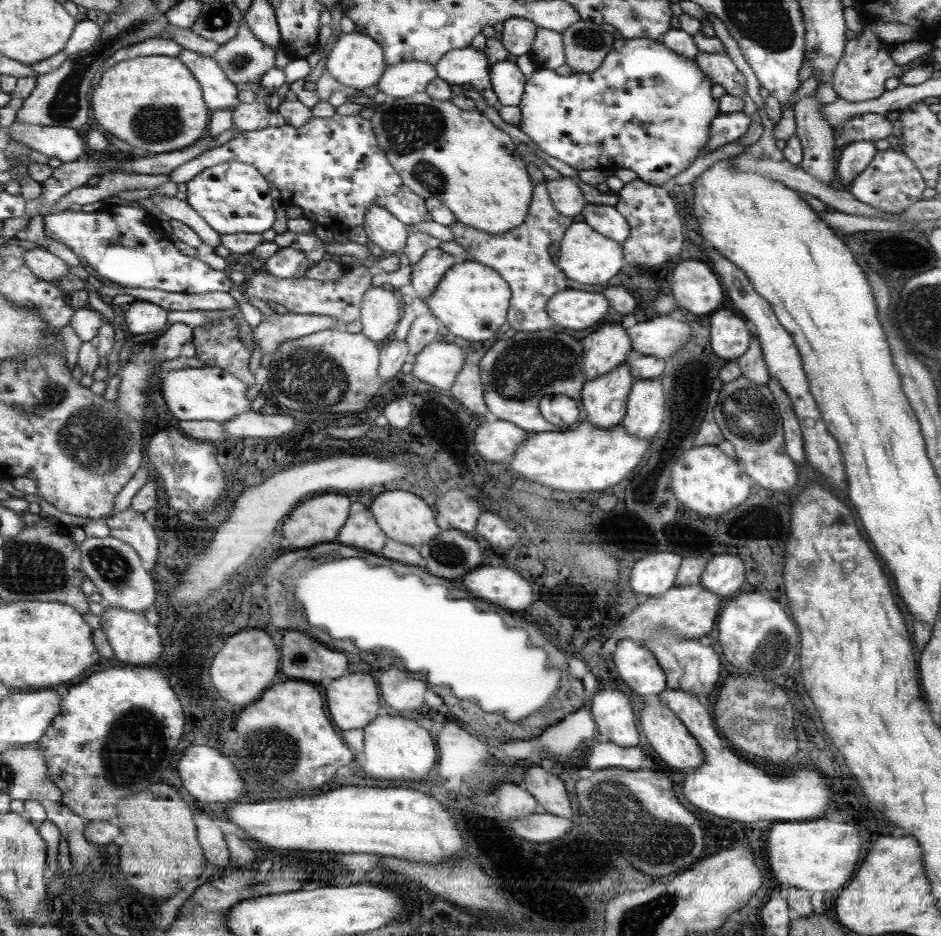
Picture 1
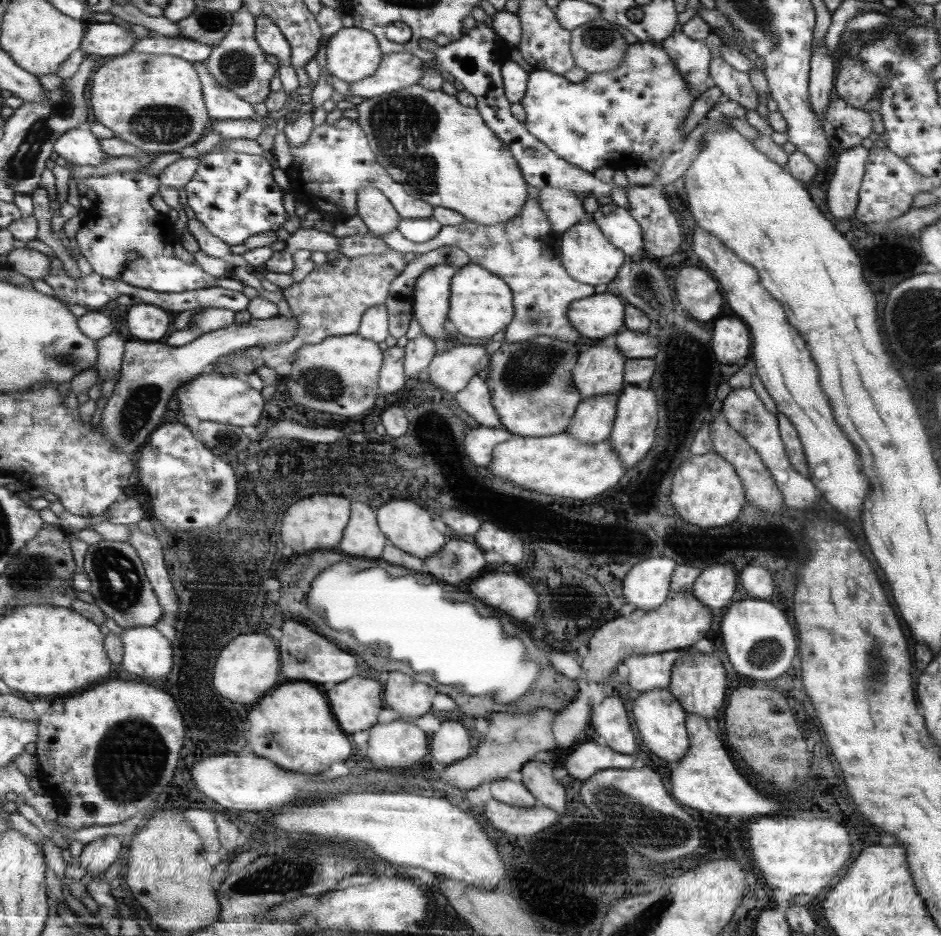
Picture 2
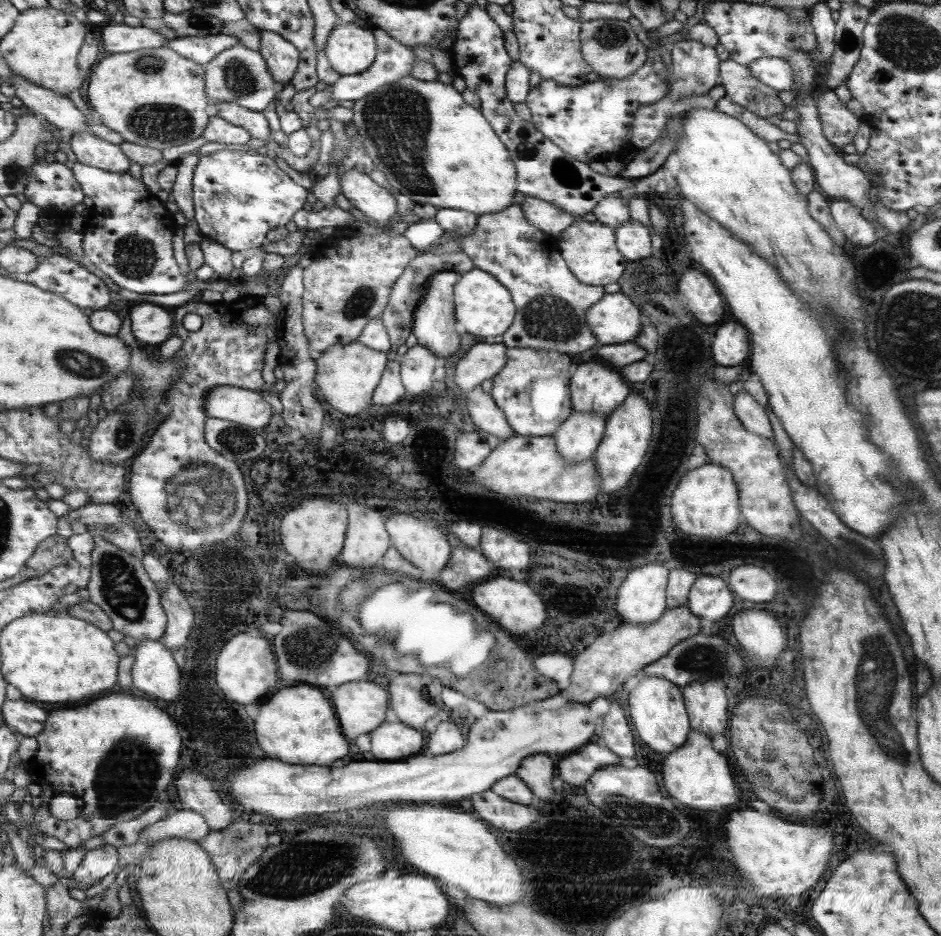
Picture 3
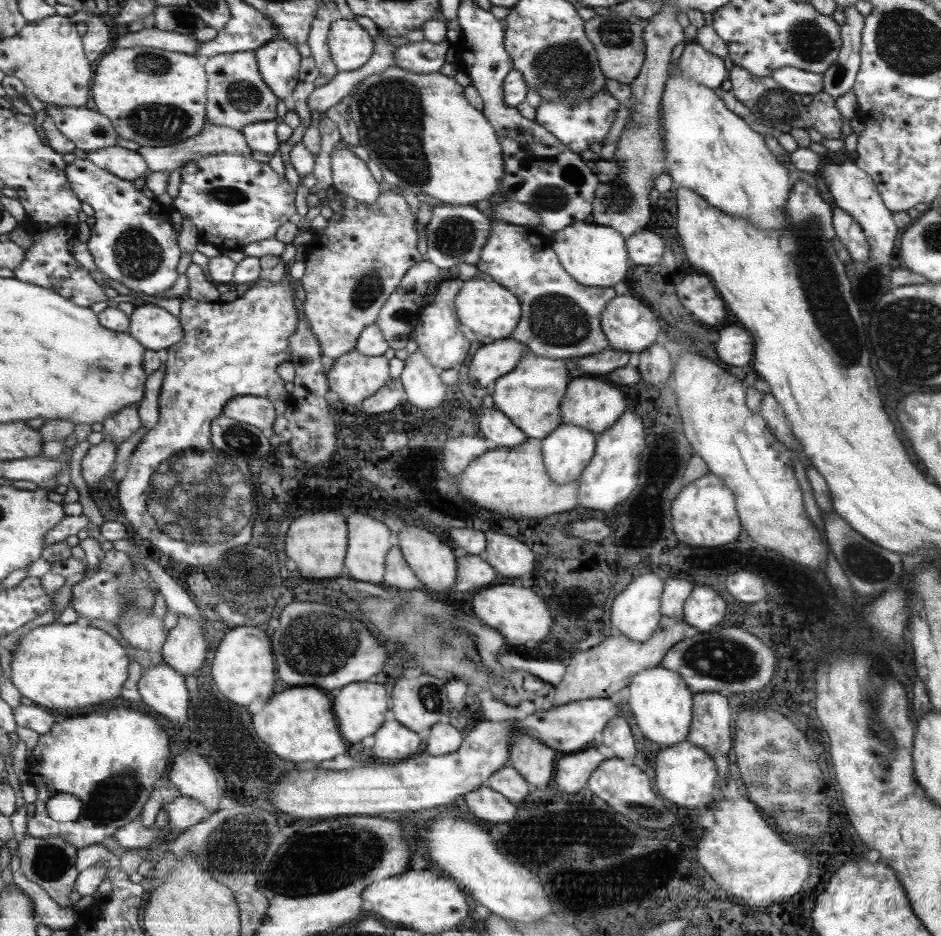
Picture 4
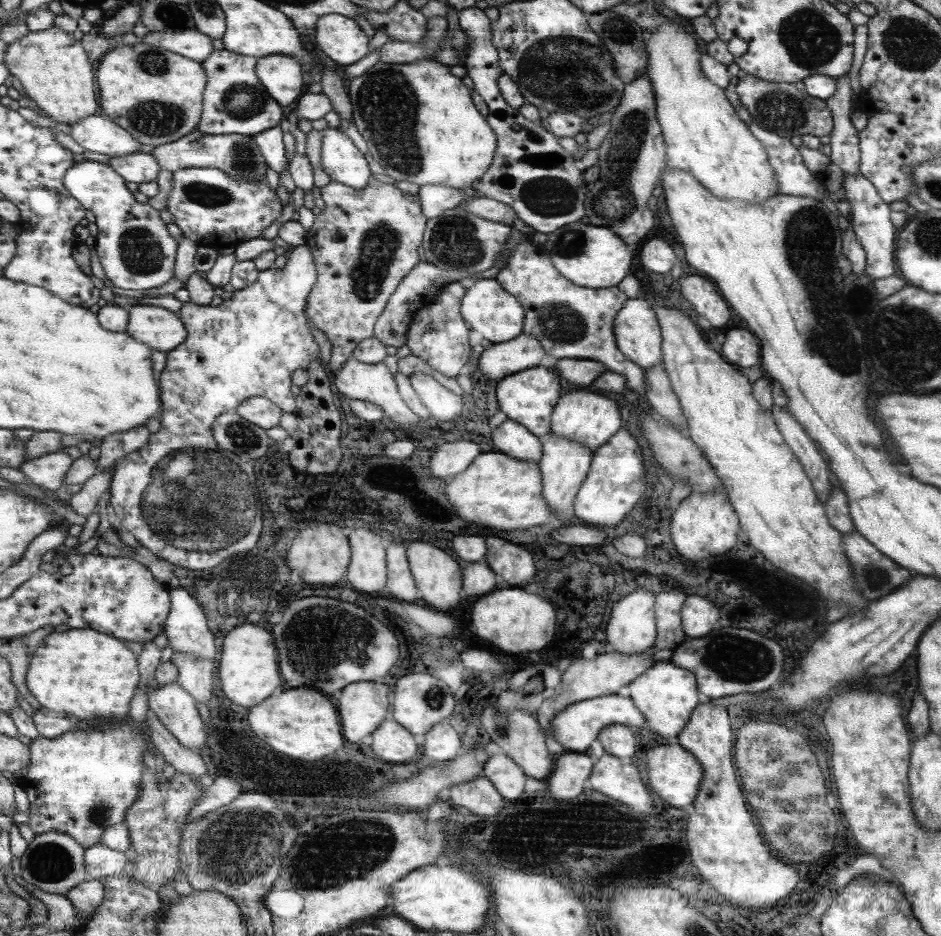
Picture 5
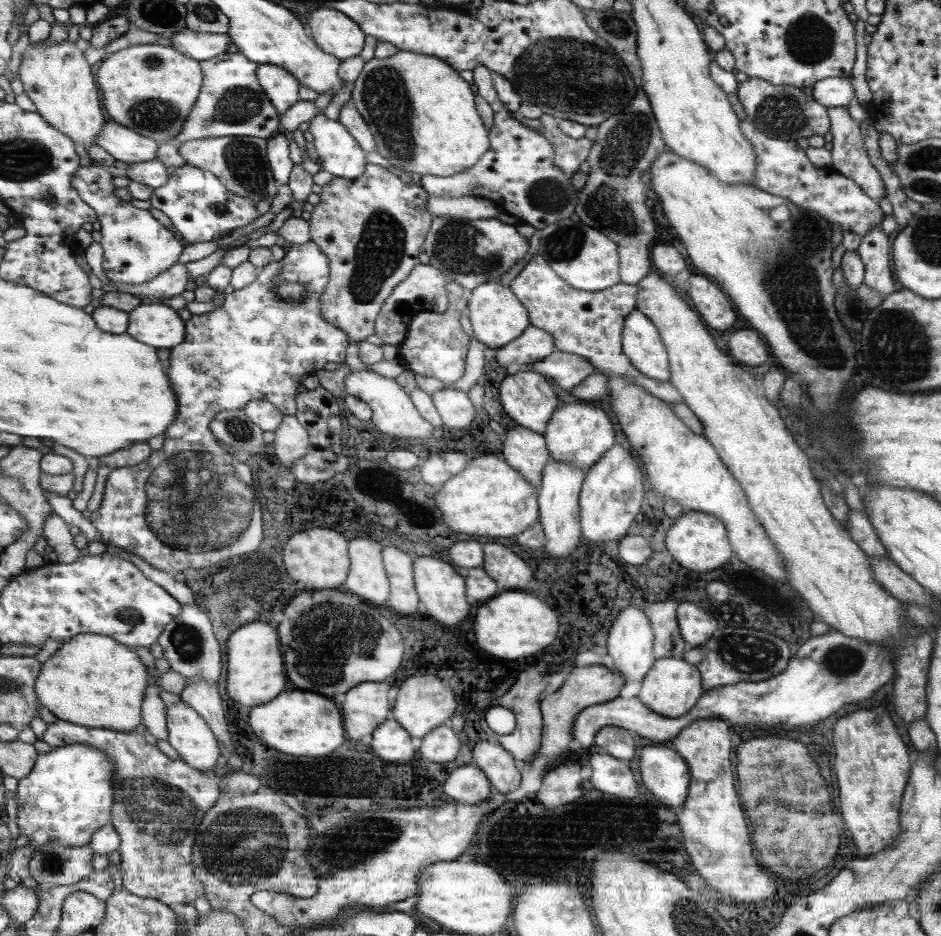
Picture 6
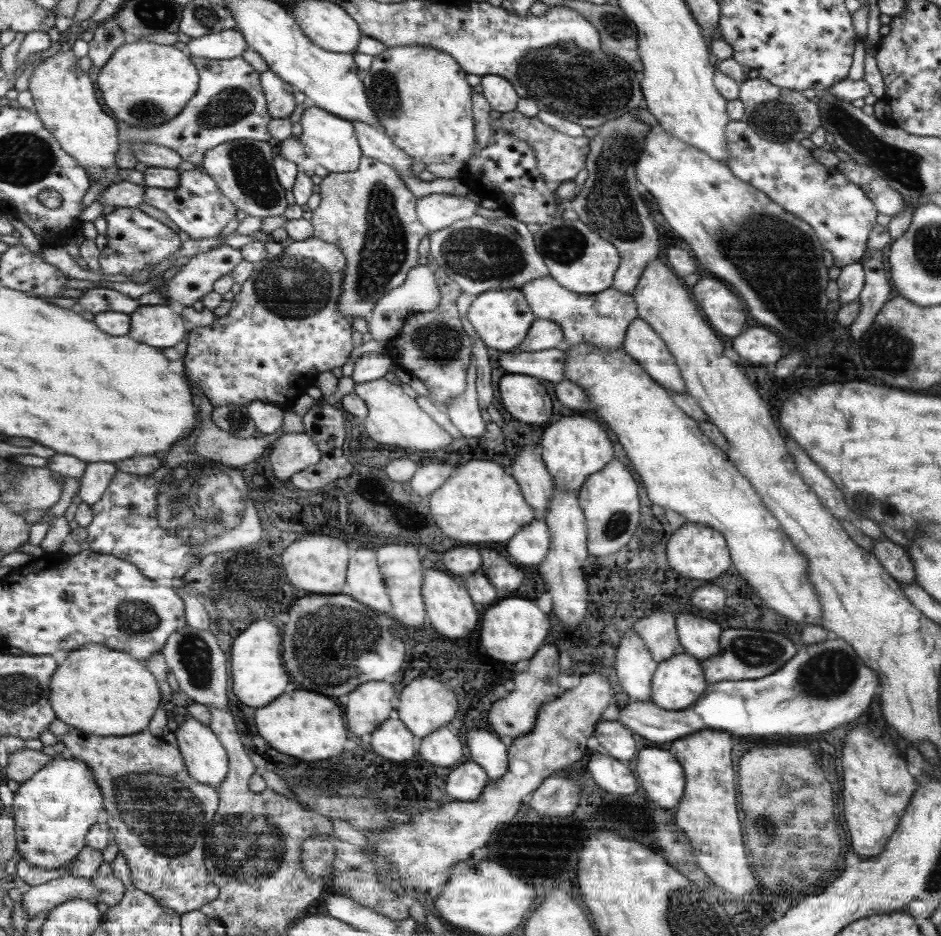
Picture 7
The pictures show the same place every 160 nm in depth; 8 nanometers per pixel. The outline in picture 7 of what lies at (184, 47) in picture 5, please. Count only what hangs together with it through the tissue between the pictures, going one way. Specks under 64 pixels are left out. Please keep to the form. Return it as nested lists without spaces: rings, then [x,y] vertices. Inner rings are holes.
[[[237,29],[191,39],[187,45],[192,56],[217,61],[239,58],[249,47],[247,38]]]

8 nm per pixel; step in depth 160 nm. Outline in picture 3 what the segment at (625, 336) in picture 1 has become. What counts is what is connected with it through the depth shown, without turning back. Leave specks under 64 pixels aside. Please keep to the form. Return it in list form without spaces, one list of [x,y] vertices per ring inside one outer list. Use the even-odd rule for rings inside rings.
[[[598,359],[576,365],[570,380],[571,404],[575,412],[608,416],[629,395],[621,376]]]

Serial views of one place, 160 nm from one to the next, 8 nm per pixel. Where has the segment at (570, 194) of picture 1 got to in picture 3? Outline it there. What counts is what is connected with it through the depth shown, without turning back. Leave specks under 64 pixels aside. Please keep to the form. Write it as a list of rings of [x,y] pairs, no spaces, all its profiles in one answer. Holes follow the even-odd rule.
[[[525,197],[519,206],[535,228],[548,235],[559,236],[563,230],[571,226],[575,219],[571,213],[561,210],[549,201],[539,200],[535,197]]]

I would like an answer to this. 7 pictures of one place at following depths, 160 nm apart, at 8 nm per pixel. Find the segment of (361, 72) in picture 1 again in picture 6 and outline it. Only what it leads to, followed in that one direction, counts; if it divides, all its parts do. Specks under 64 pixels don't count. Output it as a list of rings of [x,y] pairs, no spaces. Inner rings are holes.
[[[323,8],[305,19],[317,45],[339,60],[355,58],[363,52],[367,34],[345,13]]]

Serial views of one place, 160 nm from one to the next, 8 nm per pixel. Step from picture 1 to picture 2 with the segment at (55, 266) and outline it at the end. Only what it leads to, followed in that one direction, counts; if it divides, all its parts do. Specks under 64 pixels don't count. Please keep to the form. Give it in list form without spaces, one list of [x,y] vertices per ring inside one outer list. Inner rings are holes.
[[[30,245],[13,250],[7,255],[6,265],[33,281],[44,281],[51,274],[49,252],[41,246]]]

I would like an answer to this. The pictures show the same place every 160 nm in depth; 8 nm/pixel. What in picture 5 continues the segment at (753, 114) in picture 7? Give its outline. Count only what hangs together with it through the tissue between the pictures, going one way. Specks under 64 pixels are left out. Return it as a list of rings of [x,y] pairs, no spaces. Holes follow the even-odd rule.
[[[742,74],[738,76],[734,91],[751,115],[751,122],[777,136],[787,139],[795,136],[801,137],[803,134],[822,137],[833,131],[833,113],[826,105],[826,101],[795,89],[792,83],[772,83],[756,76]]]

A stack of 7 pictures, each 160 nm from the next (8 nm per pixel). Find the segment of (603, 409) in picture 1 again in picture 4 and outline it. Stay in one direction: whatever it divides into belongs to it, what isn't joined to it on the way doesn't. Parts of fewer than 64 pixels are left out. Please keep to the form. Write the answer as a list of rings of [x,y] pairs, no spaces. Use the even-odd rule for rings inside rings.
[[[563,422],[541,441],[542,460],[554,484],[571,484],[578,480],[597,446],[594,432]]]

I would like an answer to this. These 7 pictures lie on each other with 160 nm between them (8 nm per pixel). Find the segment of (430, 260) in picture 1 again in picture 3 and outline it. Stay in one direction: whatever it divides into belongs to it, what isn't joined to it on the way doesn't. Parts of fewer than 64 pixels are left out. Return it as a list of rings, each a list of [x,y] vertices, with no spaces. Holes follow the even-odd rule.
[[[437,271],[427,278],[425,294],[420,298],[413,311],[411,333],[416,337],[416,344],[430,350],[433,355],[447,356],[459,348],[459,336],[453,328],[454,317],[454,285],[461,279],[459,273],[453,271]]]

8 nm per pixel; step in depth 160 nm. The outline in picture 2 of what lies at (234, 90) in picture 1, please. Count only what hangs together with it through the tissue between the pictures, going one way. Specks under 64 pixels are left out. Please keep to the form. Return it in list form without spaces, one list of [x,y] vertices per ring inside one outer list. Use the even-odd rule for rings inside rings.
[[[195,62],[194,66],[202,78],[208,111],[215,120],[241,120],[256,115],[253,103],[247,102],[242,96],[219,83],[209,72],[208,64]]]

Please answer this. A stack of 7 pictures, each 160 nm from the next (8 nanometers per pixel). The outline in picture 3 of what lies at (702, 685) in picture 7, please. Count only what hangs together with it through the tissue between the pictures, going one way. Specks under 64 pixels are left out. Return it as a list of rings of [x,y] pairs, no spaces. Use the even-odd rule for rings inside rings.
[[[641,676],[629,694],[629,720],[637,736],[655,752],[673,752],[686,742],[691,728],[681,688],[659,676]]]

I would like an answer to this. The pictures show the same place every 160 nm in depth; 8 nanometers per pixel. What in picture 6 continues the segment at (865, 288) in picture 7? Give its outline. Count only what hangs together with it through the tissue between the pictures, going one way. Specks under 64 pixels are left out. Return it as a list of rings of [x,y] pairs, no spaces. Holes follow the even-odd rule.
[[[880,222],[874,227],[870,228],[863,236],[863,239],[858,244],[858,253],[861,262],[864,264],[864,275],[862,284],[867,285],[870,289],[876,290],[882,297],[889,295],[893,292],[893,276],[891,276],[891,268],[889,268],[889,262],[891,262],[892,254],[889,254],[892,246],[889,246],[889,238],[881,229]]]

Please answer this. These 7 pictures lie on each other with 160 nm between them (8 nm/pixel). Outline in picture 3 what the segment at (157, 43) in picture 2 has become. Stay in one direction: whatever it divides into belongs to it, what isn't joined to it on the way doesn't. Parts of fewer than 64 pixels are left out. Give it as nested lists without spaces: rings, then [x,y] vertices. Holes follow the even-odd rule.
[[[219,34],[205,37],[202,41],[197,36],[176,37],[174,40],[165,42],[165,47],[199,65],[208,65],[215,58],[218,58],[223,51],[235,48],[237,44],[241,44],[237,38]]]

